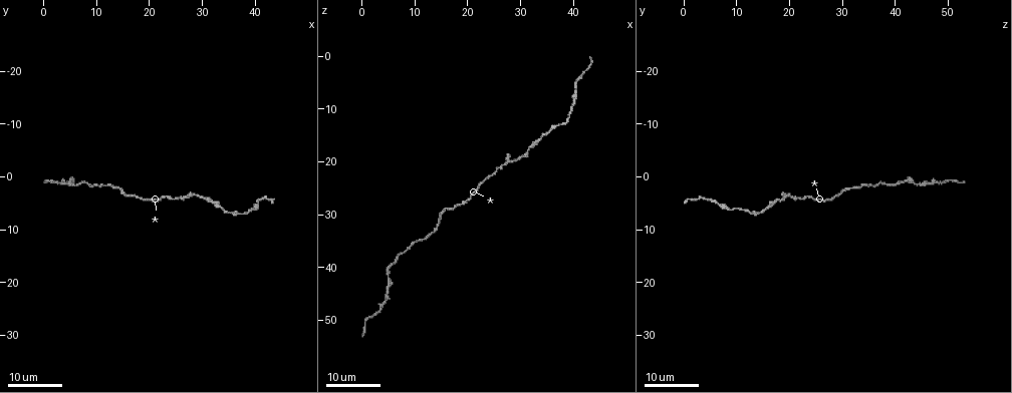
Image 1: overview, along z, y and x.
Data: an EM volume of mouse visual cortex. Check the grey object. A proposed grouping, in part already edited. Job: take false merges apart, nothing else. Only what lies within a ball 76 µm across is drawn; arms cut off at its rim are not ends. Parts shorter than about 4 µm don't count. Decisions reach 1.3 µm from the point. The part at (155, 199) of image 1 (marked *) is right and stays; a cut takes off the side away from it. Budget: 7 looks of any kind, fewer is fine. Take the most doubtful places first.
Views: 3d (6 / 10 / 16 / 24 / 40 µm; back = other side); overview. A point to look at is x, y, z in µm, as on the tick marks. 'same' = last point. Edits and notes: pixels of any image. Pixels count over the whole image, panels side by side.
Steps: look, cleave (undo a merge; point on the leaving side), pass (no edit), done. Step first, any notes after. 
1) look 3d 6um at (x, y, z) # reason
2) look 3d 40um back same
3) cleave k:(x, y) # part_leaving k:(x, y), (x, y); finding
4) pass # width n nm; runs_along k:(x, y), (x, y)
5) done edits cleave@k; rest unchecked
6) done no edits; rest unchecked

look 3d 16um at (33.0, 6.0, 15.5)

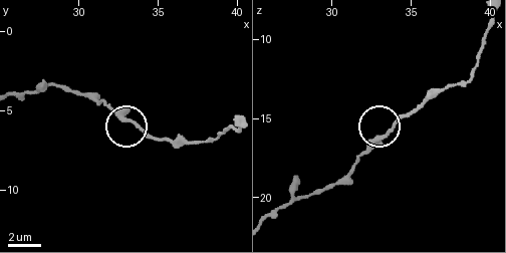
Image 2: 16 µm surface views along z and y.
look 3d 6um at (33.4, 5.8, 15.9)

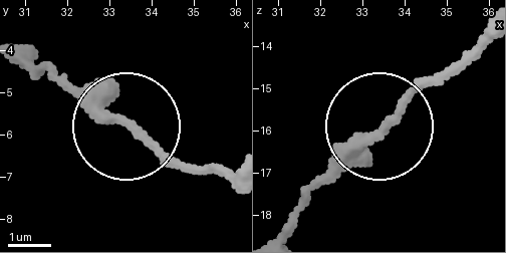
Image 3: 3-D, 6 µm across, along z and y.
pass # runs_along 3:(282, 227), (304, 195), (473, 47); all the same neuron

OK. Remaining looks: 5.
look 3d 16um at (4.0, 1.0, 47.0) # sudden change in width

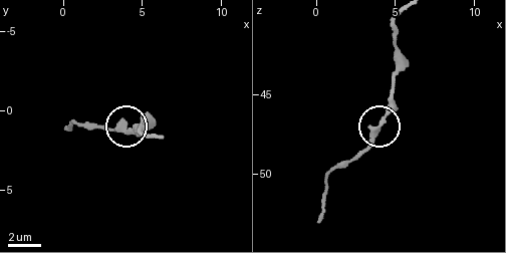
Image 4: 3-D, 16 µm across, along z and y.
look 3d 6um at (4.1, 1.3, 46.9) # zoom in

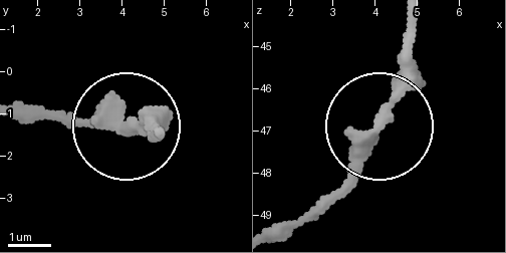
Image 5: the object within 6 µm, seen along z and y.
pass # width 340 nm; continuous, no second neuron

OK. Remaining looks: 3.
look 3d 16um at (41.0, 5.5, 6.5) # a narrow waist

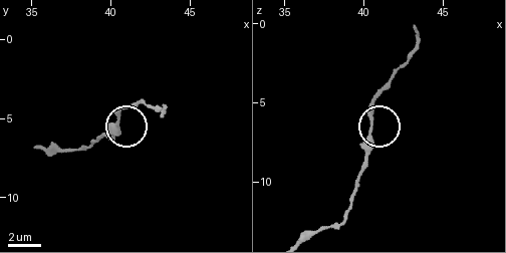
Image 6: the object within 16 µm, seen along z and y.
look 3d 10um at (40.5, 5.2, 6.6) # closer look

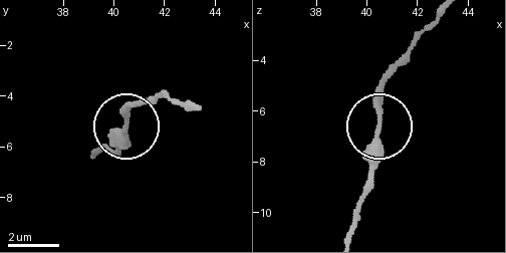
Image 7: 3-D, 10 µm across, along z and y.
pass # runs_along 7:(95, 154), (102, 147), (115, 154), (133, 103); all the same neuron

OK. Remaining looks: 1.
done no edits; rest unchecked

